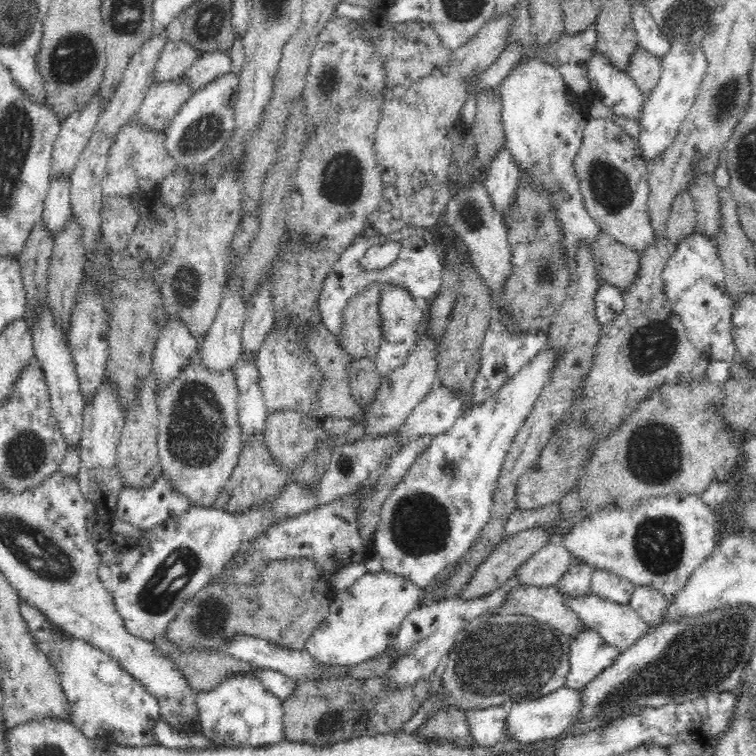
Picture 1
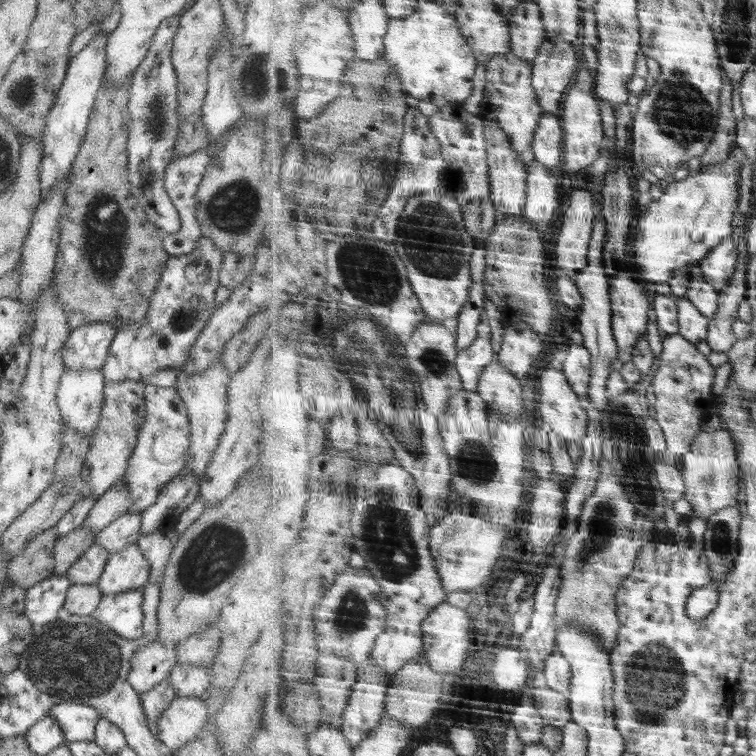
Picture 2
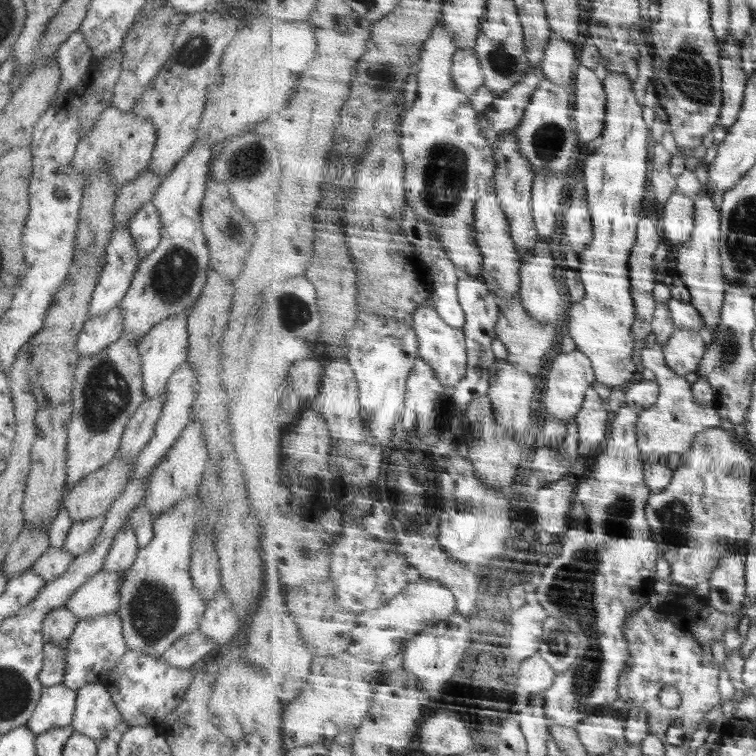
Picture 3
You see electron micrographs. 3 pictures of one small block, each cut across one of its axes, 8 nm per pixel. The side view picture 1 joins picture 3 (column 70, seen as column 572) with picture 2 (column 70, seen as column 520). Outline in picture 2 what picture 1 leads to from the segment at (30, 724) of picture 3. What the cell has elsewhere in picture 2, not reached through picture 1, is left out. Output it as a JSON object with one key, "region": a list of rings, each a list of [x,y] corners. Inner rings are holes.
{"region":[[[56,700],[56,706],[50,710],[49,716],[58,721],[66,742],[92,742],[100,716],[92,706],[76,703],[73,700]]]}

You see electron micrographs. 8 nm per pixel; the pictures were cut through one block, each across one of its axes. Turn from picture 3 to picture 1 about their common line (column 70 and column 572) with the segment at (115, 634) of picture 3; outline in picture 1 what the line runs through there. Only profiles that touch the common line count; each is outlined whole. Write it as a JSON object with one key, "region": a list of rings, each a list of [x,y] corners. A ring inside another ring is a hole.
{"region":[[[584,629],[569,637],[569,673],[565,686],[581,690],[621,653],[595,630]]]}

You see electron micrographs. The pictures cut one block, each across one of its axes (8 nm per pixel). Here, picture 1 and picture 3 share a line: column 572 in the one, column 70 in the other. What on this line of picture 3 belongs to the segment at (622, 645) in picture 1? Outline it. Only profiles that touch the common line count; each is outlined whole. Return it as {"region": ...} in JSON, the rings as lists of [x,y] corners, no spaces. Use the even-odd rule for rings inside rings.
{"region":[[[104,570],[81,584],[66,601],[76,618],[94,618],[103,614],[116,613],[119,607],[119,590],[124,582],[124,573],[108,573]]]}

